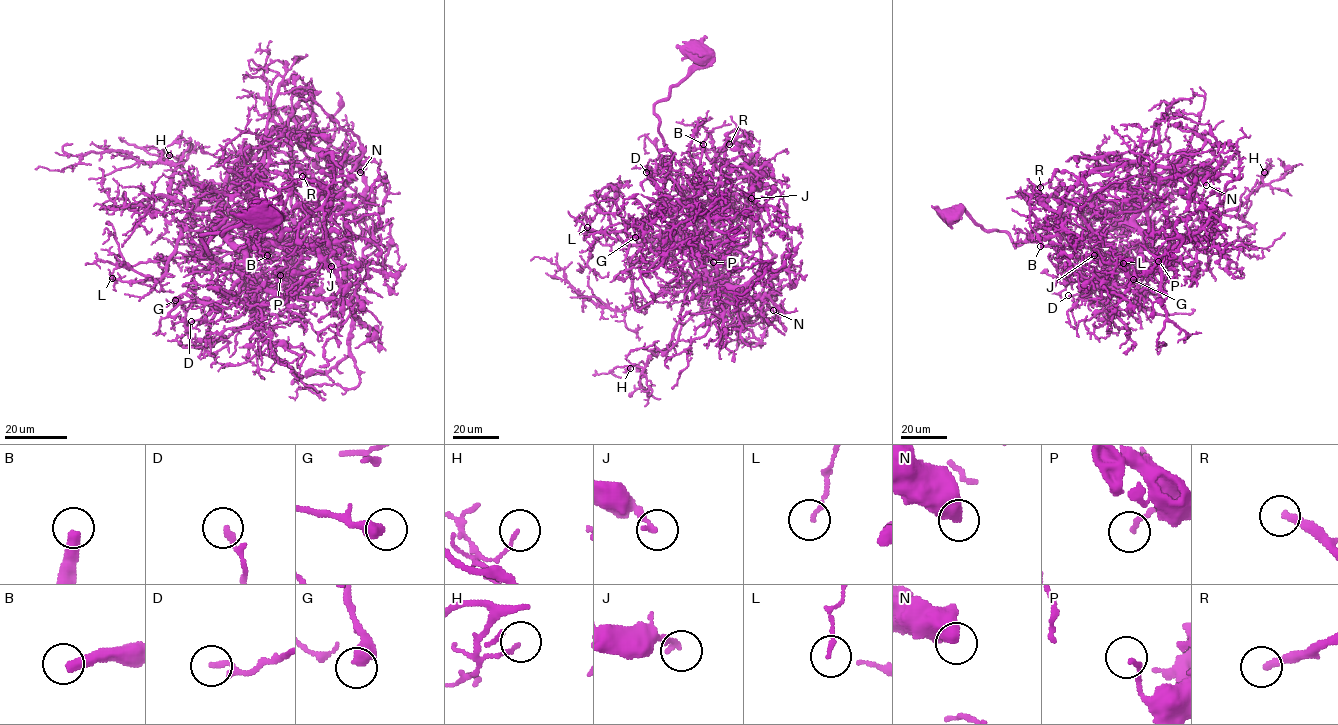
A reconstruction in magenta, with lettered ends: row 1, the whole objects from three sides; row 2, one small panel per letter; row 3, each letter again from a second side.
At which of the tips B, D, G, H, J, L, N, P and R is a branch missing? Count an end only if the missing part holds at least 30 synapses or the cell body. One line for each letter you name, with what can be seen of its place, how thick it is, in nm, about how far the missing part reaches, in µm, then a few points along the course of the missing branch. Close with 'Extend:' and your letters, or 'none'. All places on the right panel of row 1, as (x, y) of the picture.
B: place (1040, 246); calibre 380 nm; missing 20 µm; course (1040, 246), (1035, 250), (1041, 262), (1053, 263)
Extend: B

